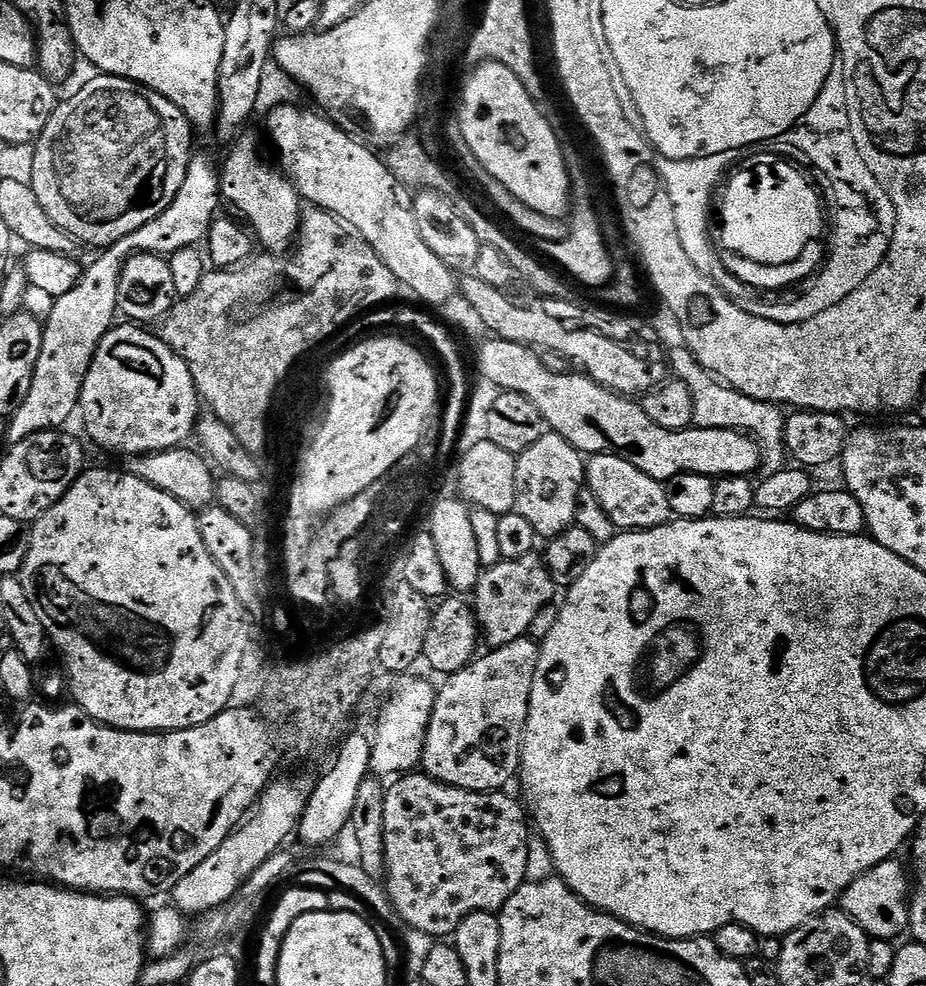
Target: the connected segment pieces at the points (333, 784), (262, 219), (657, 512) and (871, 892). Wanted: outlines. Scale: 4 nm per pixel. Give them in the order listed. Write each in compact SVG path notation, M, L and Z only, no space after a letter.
M354 732L339 745L336 765L321 780L315 781L312 797L308 800L298 829L298 836L308 844L328 844L343 834L344 827L346 830L351 825L358 790L361 789L363 780L370 776L372 766L371 739L360 732Z
M241 135L235 141L237 144L233 146L224 169L219 169L220 195L245 216L243 219L250 225L255 239L259 243L261 240L268 247L265 249L269 253L280 254L287 249L284 248L287 244L289 247L295 241L300 231L300 193L279 167L271 168L266 161L260 160L260 144L254 137L248 135Z
M596 454L586 464L586 484L620 530L657 528L673 519L667 487L621 456Z
M893 858L874 866L869 872L859 876L840 897L839 907L872 940L895 941L909 931L908 910L910 907L910 876L904 873L899 859Z

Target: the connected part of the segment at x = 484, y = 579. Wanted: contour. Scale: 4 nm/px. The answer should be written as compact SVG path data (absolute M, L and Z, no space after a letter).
M533 554L517 560L501 560L500 563L487 569L481 575L474 593L474 611L482 629L483 639L489 640L489 645L492 648L500 648L503 644L515 644L523 641L528 636L534 618L538 618L538 610L553 603L555 596L552 595L558 592L558 586L552 580L547 563L541 557L539 560L538 557L539 555Z

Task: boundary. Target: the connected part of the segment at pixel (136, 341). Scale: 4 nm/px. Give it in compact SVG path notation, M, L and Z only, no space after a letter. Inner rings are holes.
M132 322L122 324L102 338L82 386L79 411L82 416L84 412L89 438L123 458L187 445L202 415L202 401L186 362L155 331Z

